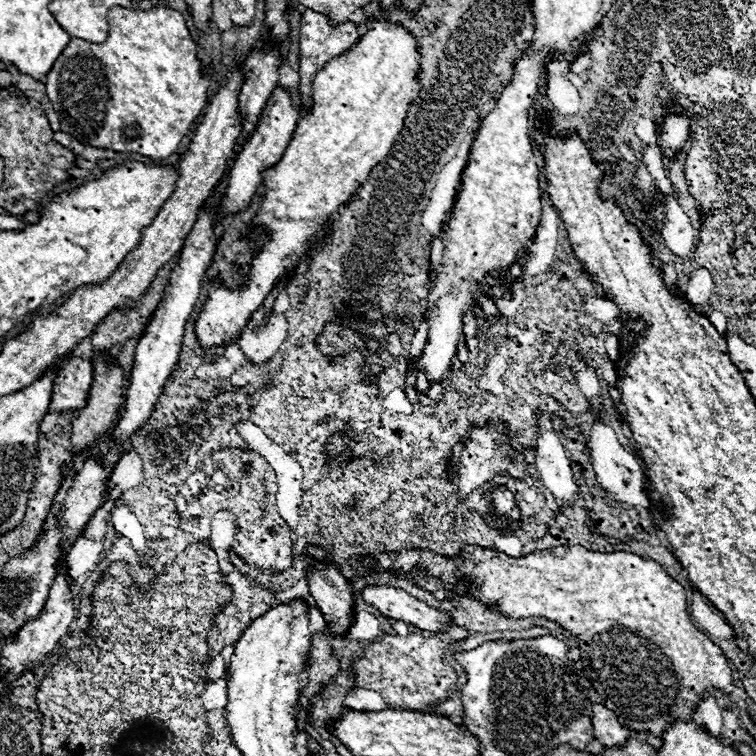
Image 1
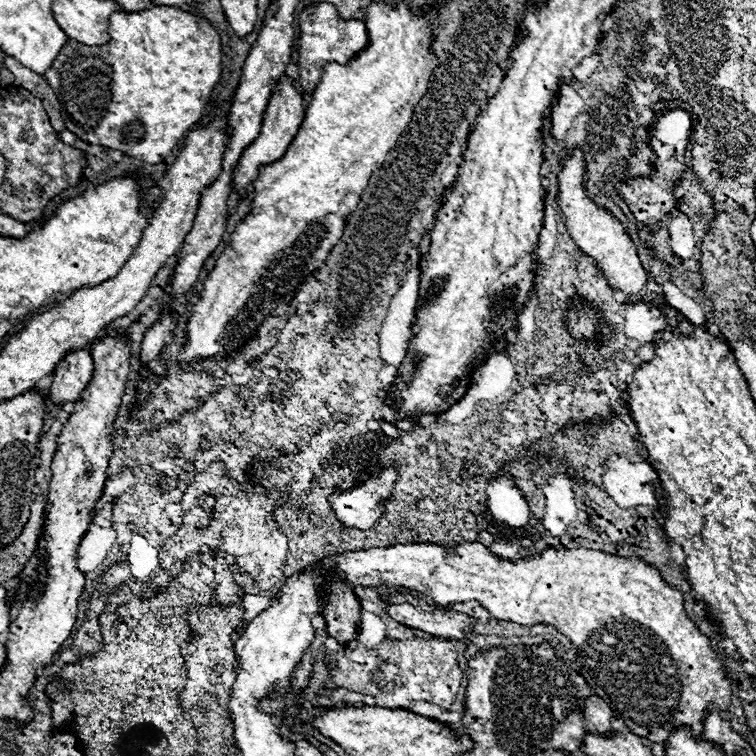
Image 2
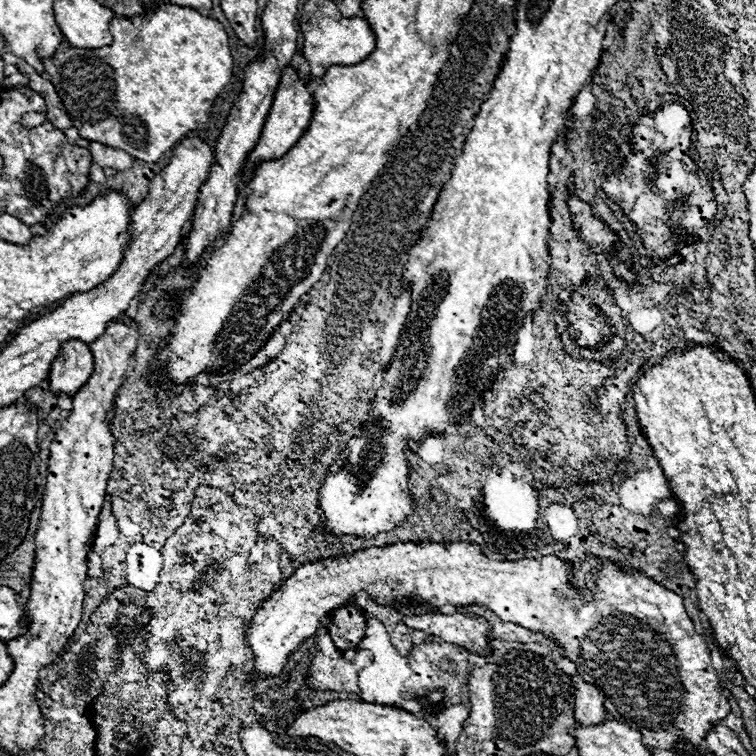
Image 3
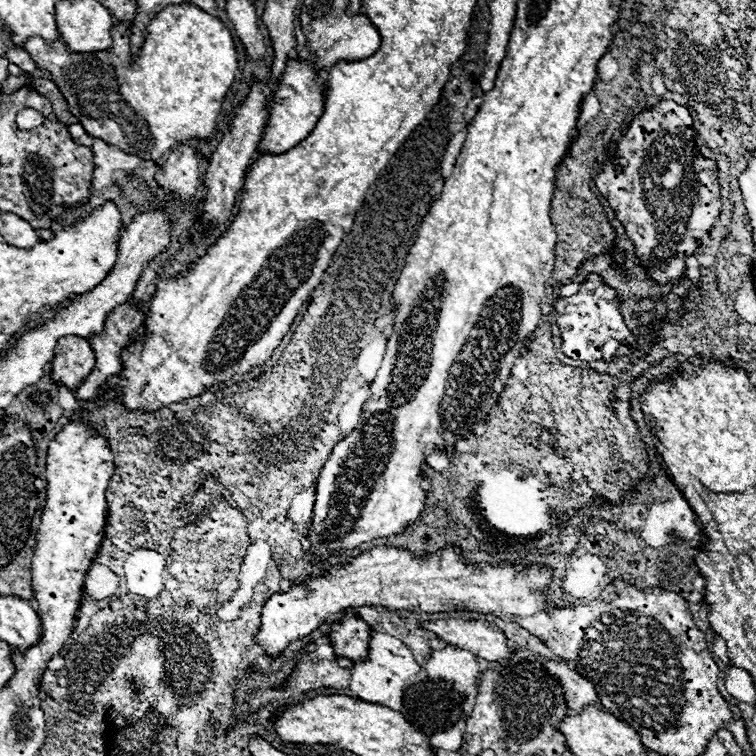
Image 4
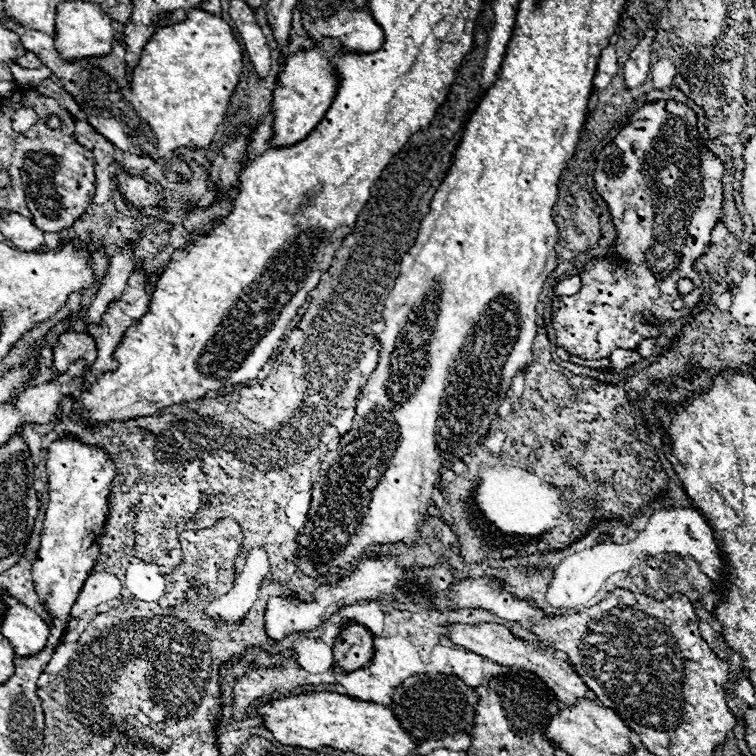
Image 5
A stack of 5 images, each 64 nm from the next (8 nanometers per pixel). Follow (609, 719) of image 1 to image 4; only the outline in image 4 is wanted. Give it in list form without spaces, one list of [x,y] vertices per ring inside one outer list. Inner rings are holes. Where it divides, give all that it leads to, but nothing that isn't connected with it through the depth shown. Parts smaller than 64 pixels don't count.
[[[550,658],[544,660],[544,662],[540,662],[540,664],[564,688],[564,698],[566,698],[566,704],[568,704],[570,710],[582,712],[582,708],[586,704],[592,704],[592,706],[598,706],[600,704],[594,686],[588,684],[588,680],[584,680],[574,670],[570,670],[568,666],[564,666],[560,662],[554,662]]]

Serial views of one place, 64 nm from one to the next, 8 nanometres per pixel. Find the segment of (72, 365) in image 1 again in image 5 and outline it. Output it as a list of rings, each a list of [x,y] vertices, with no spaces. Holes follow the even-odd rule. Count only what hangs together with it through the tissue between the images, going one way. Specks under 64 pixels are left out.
[[[66,332],[60,334],[56,344],[54,344],[54,370],[66,372],[66,368],[78,360],[84,358],[88,362],[88,366],[94,364],[96,360],[96,342],[82,332]]]

